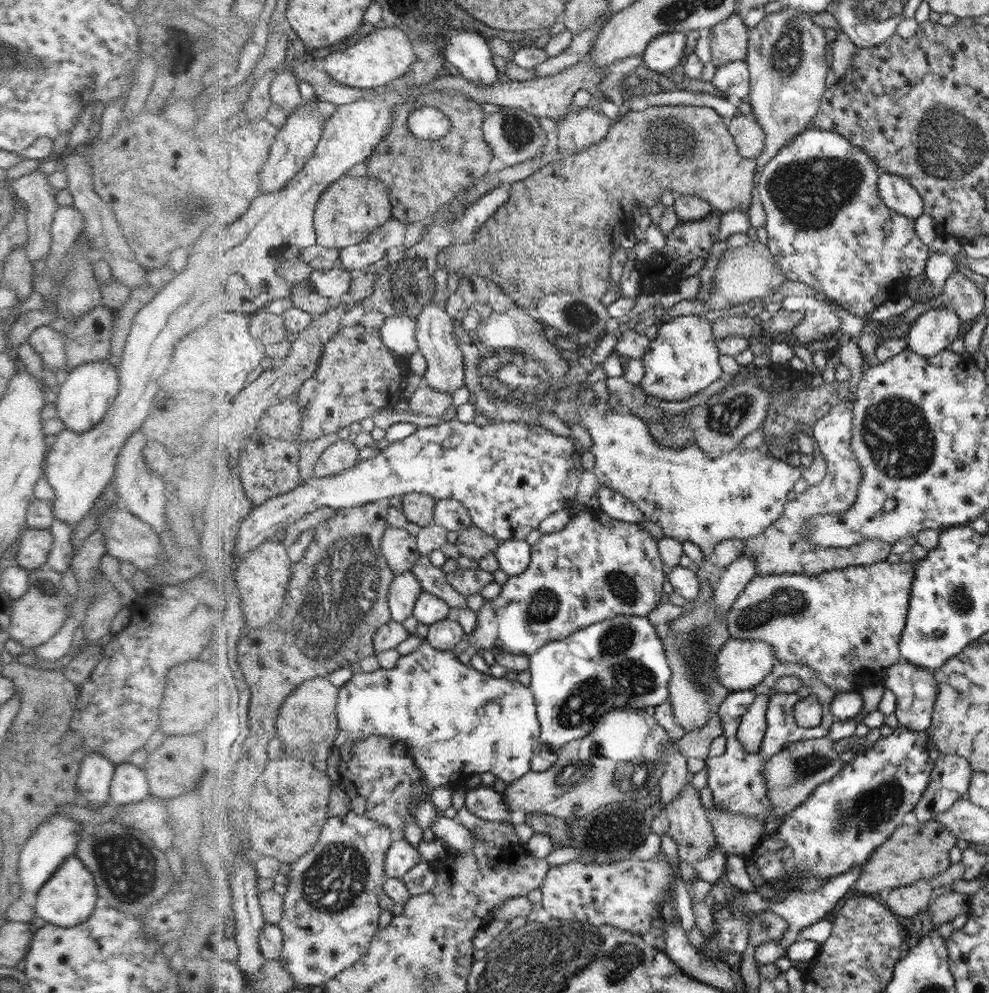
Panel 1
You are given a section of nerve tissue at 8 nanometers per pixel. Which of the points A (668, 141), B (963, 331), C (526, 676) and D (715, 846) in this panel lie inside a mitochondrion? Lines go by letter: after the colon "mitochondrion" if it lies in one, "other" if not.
A: mitochondrion
B: other
C: other
D: other

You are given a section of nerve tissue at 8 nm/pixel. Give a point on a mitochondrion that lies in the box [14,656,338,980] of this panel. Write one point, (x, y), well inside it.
(127, 875)

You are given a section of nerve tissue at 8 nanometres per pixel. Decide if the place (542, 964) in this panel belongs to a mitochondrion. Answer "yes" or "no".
yes

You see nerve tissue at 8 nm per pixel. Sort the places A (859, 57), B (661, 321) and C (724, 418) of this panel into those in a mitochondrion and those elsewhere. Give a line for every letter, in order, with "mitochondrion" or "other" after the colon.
A: other
B: other
C: mitochondrion

